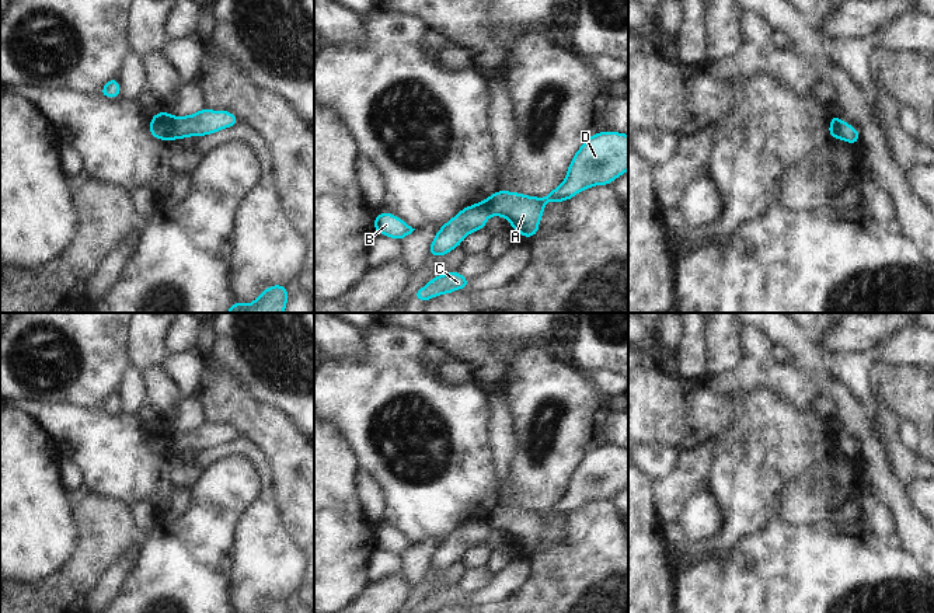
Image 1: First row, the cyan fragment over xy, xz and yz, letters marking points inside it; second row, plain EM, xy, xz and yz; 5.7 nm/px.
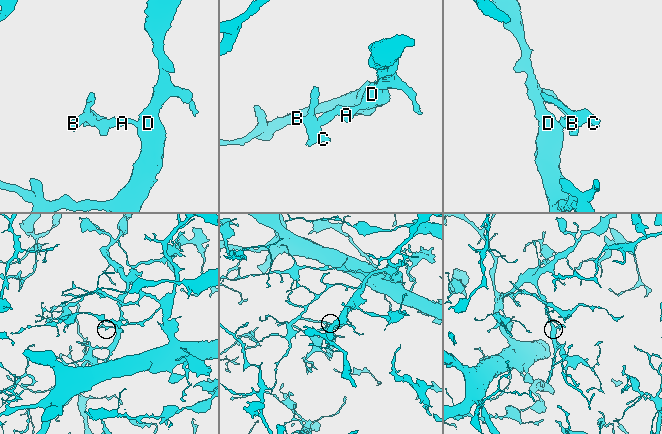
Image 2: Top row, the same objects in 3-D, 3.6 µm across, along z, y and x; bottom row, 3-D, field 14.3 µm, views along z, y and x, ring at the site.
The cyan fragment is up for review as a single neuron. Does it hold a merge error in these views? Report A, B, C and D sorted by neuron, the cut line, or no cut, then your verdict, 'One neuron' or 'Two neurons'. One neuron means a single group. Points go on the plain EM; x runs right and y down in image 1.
Groups: A D / B C. Split along xy (168, 431), (170, 452). Two neurons

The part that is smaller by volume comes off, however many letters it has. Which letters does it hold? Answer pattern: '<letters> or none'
B, C

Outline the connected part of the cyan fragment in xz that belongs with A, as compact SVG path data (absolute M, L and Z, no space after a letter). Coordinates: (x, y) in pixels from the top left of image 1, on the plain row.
M606 443L585 454L568 480L565 495L547 511L495 505L482 516L489 529L506 532L515 546L530 553L539 546L547 516L565 516L593 499L610 499L627 484L628 449Z

